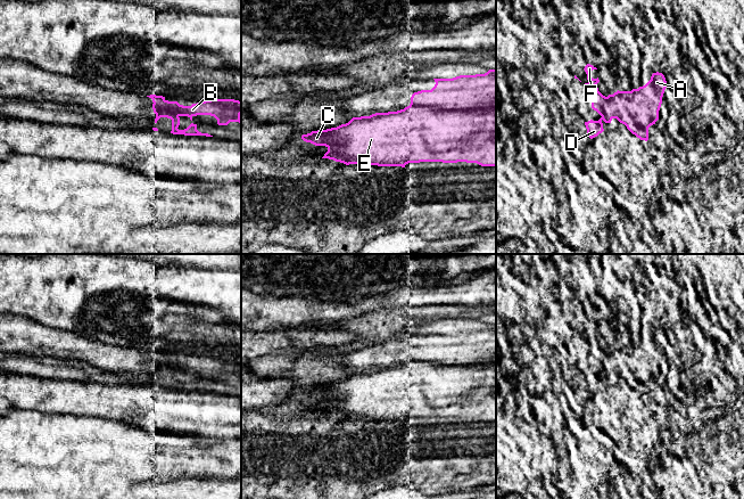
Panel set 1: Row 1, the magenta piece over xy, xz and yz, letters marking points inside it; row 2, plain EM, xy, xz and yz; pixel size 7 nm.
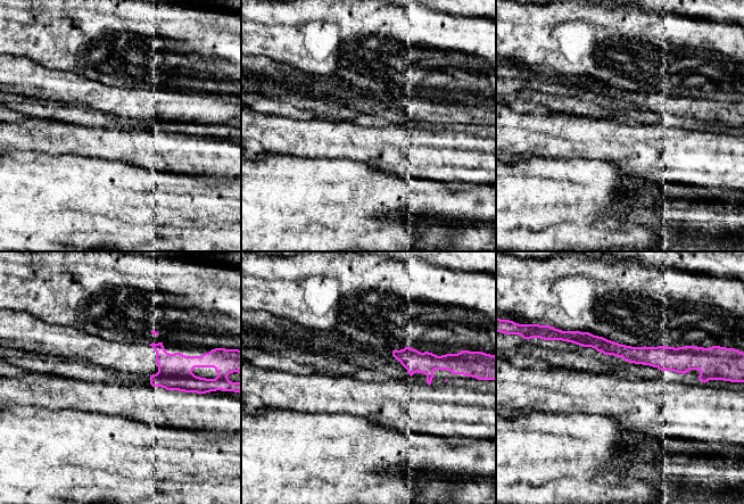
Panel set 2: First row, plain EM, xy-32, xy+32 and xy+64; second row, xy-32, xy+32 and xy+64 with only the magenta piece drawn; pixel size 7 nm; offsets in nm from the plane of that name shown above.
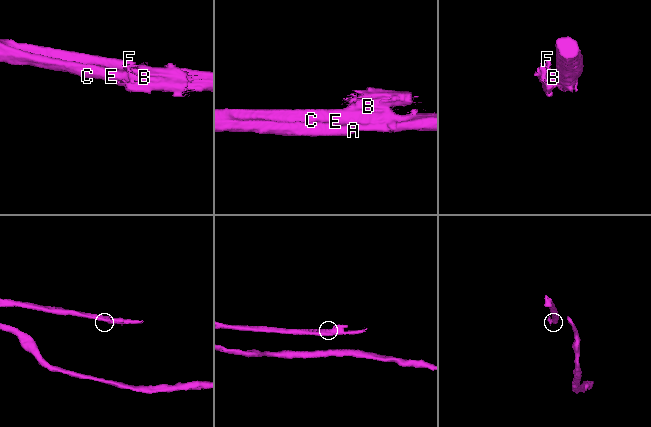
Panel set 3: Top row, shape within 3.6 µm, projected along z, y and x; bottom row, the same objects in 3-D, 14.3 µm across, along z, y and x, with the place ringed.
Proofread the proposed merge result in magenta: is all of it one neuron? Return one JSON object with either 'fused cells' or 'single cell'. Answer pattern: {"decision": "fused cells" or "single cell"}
{"decision": "fused cells"}

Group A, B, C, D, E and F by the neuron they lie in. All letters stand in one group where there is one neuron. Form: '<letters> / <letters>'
A C E / B D F

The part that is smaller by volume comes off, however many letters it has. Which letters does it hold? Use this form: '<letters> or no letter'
B, D, F

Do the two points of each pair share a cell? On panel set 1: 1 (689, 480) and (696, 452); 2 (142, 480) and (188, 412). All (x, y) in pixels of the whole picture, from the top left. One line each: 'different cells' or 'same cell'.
1: different cells
2: different cells

